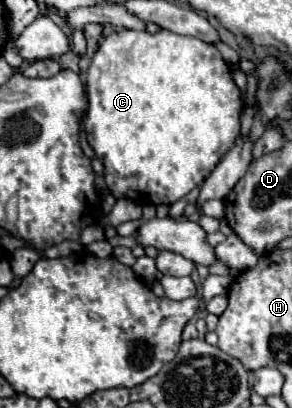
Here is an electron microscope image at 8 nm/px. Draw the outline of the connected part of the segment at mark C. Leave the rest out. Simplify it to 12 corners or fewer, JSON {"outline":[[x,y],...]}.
{"outline":[[113,31],[87,141],[117,199],[171,205],[239,135],[215,45]]}

